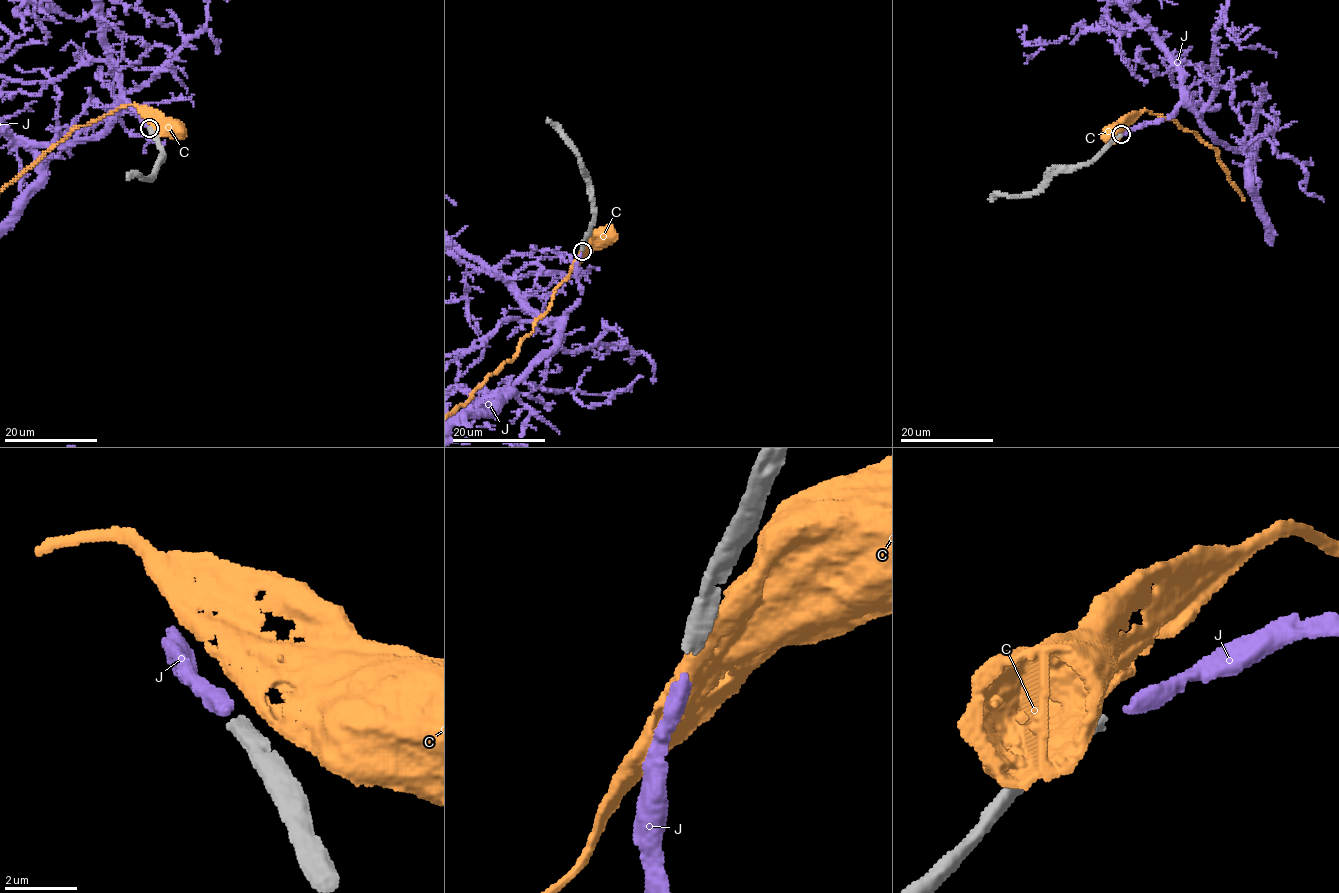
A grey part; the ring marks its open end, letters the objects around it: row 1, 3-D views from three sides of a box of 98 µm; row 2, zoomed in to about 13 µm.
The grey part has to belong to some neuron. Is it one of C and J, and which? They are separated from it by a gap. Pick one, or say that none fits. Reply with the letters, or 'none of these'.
J

